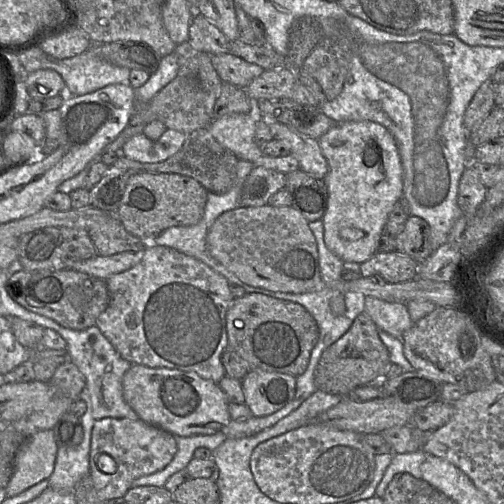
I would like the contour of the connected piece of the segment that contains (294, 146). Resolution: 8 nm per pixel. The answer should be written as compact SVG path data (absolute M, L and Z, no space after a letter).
M261 116L260 120L269 126L273 138L287 146L290 154L297 159L299 169L312 177L325 179L328 163L322 154L318 140L280 123L271 116Z

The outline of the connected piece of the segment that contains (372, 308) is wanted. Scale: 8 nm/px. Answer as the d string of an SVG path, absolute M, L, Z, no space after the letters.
M366 296L364 312L371 317L379 329L400 340L412 326L409 310L402 303L391 303Z

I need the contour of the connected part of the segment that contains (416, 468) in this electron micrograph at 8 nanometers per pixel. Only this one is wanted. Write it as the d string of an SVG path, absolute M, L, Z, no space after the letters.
M422 449L409 453L395 454L376 488L375 495L383 498L389 483L396 474L408 473L417 479L422 479L421 465L427 455Z

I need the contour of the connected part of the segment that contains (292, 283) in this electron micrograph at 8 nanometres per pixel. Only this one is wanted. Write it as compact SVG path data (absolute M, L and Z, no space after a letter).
M292 206L237 207L221 214L210 227L206 245L210 255L243 283L274 292L305 293L323 285L316 239L309 222Z

